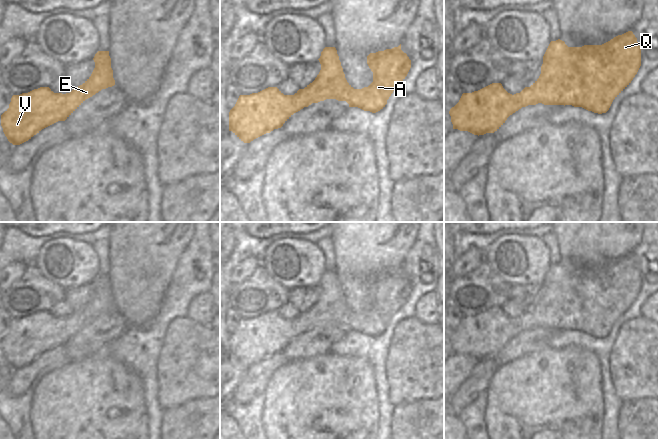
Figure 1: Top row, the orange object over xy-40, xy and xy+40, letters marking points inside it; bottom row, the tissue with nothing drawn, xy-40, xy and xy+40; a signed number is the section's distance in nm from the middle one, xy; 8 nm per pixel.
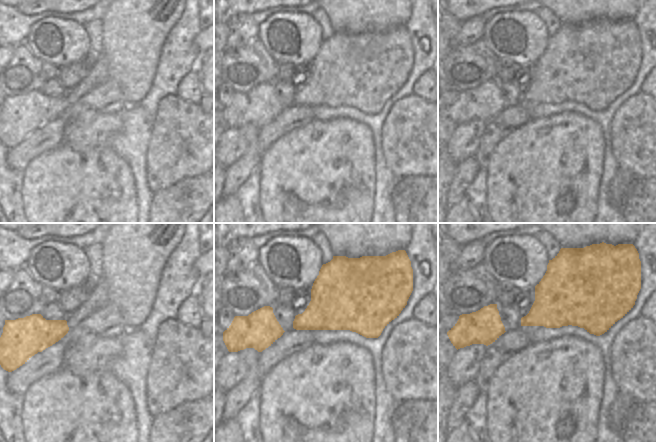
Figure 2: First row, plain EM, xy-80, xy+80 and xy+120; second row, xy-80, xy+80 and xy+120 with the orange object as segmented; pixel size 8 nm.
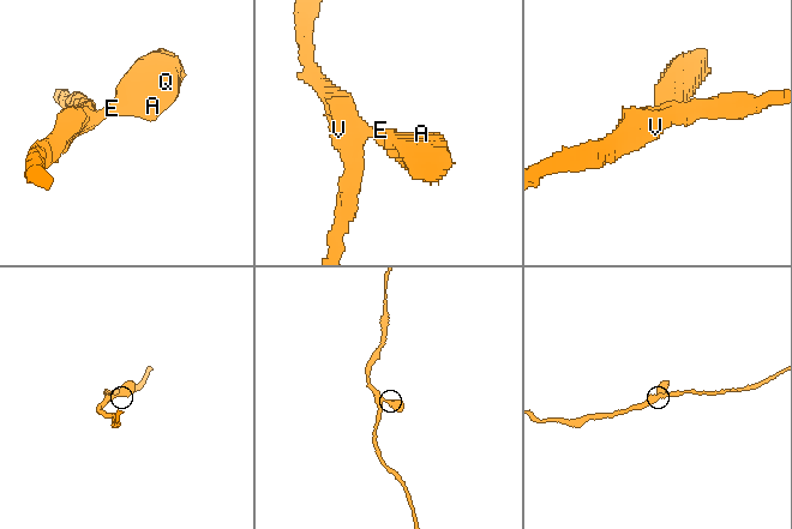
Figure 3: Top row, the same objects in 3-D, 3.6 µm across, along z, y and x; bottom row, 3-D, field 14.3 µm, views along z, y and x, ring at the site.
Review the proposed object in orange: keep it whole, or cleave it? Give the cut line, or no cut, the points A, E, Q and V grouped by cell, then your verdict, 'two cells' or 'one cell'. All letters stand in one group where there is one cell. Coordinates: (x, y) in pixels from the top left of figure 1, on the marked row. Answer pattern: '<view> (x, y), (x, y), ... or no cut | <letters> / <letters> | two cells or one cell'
no cut | A E Q V | one cell

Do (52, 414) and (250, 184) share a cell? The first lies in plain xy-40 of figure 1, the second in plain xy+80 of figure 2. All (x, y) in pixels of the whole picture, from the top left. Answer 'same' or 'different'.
different

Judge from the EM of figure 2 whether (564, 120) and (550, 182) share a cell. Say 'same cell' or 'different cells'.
same cell

